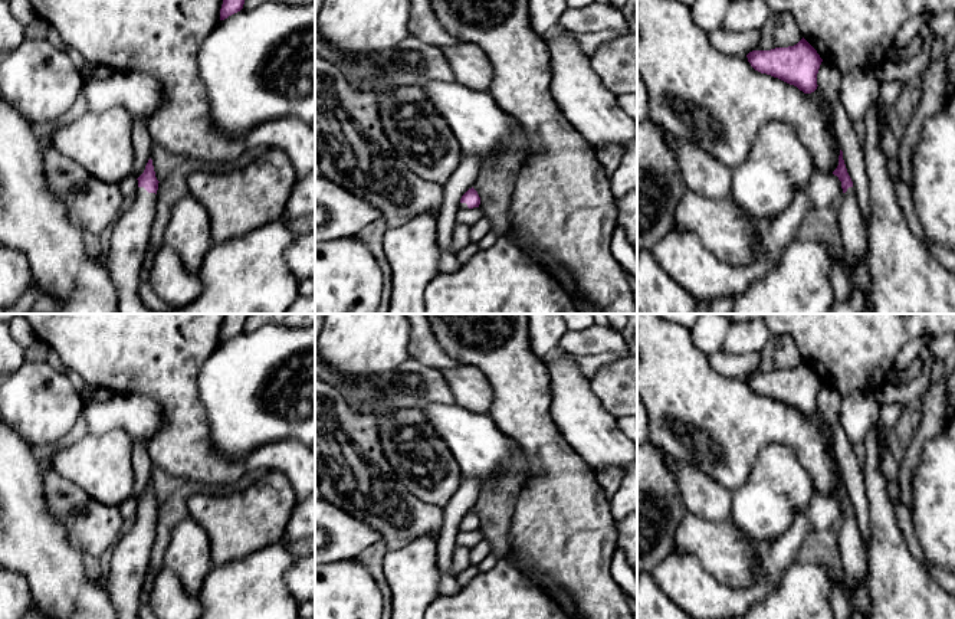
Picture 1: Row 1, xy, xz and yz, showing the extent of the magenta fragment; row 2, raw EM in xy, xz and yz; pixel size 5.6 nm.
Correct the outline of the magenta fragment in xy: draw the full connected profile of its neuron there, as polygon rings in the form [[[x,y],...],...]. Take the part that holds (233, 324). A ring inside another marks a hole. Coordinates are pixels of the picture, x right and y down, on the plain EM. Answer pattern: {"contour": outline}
{"contour": [[[226,314],[223,327],[220,331],[220,343],[240,334],[243,331],[245,322],[249,314]]]}

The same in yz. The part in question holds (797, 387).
{"contour": [[[804,360],[794,369],[752,373],[746,380],[755,393],[794,407],[804,416],[818,409],[817,396],[823,381]]]}

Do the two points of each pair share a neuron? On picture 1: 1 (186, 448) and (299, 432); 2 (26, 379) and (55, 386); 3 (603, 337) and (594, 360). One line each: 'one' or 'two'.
1: two
2: one
3: two

